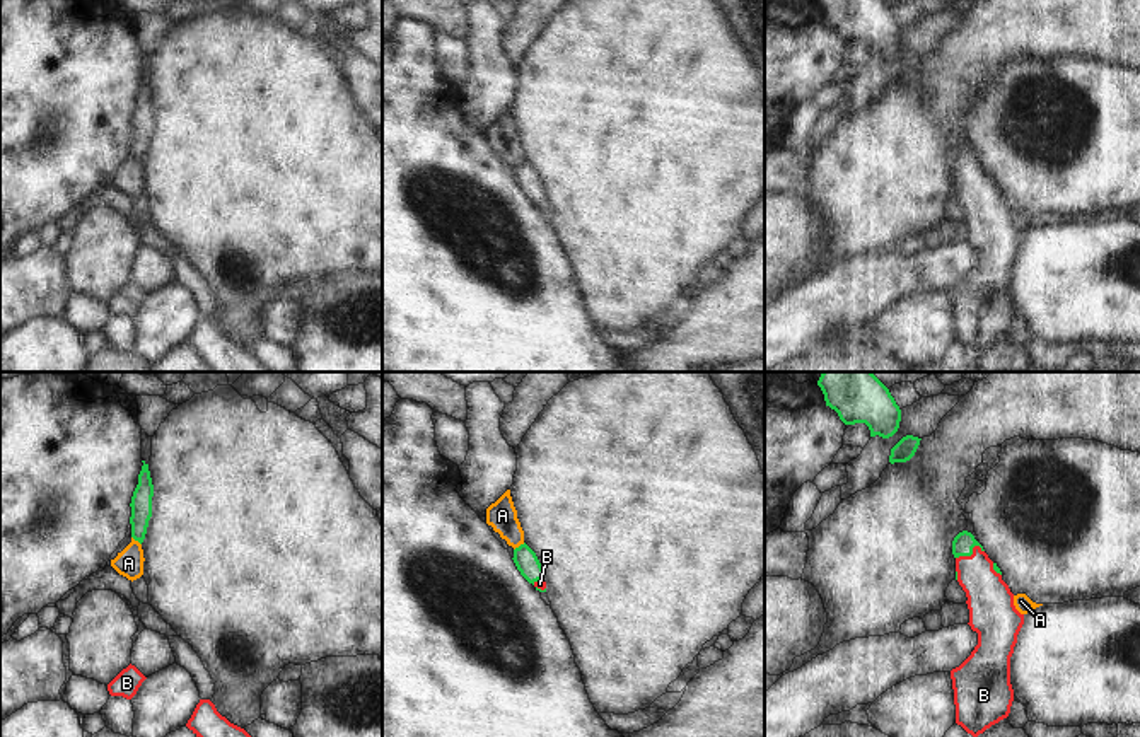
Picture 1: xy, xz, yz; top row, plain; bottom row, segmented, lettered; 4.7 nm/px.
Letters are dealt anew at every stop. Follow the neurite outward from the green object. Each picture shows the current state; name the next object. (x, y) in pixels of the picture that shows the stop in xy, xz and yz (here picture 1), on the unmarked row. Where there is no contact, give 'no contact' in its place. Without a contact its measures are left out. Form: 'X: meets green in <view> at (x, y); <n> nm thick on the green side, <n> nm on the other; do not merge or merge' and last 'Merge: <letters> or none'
A: meets green in xz at (521, 162); 110 nm thick on the green side, 140 nm on the other; do not merge
B: meets green in yz at (971, 171); 100 nm thick on the green side, 220 nm on the other; merge
Merge: B

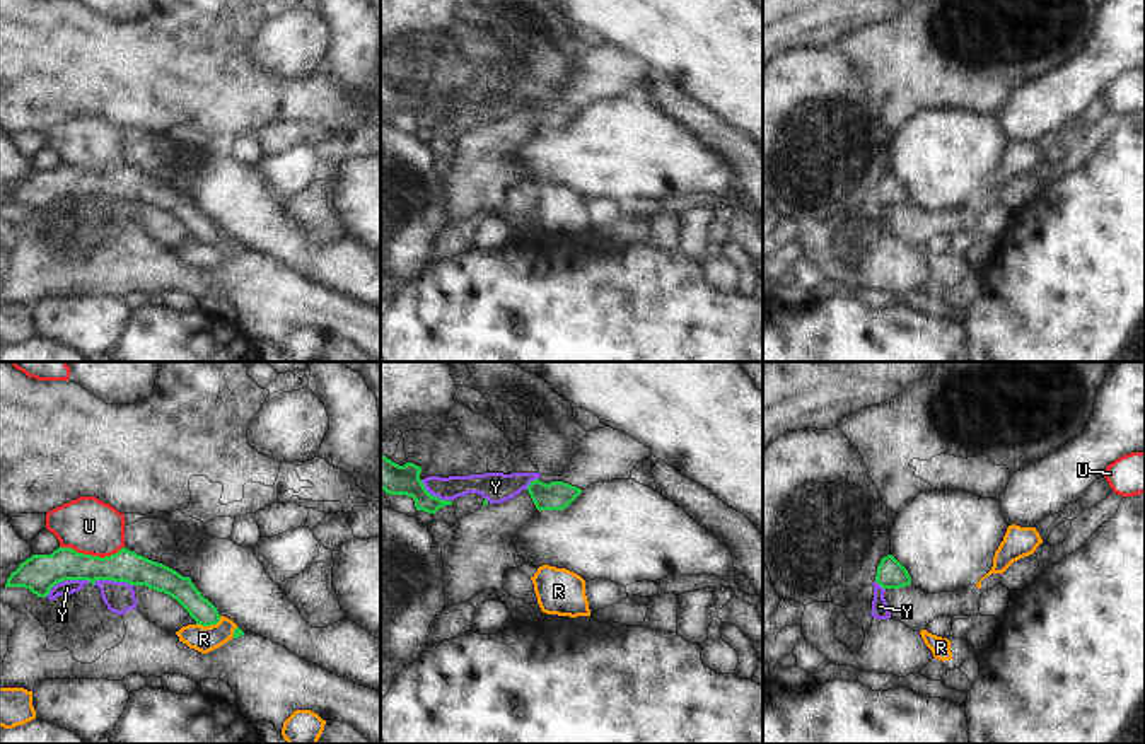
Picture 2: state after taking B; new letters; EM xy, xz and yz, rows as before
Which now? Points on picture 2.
R: meets green in xy at (209, 243); 120 nm thick on the green side, 130 nm on the other; do not merge
U: meets green in xy at (91, 173); 170 nm thick on the green side, 260 nm on the other; do not merge
Y: meets green in xy at (87, 197); 170 nm thick on the green side, 70 nm on the other; merge
Merge: Y

